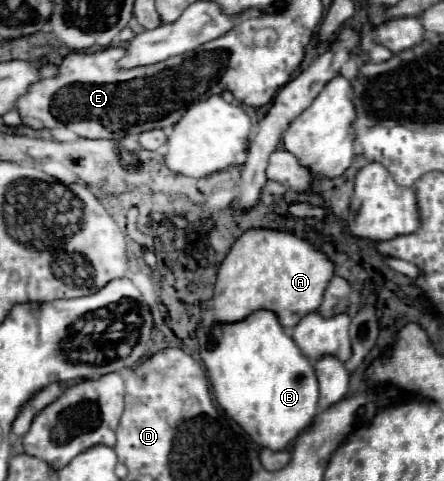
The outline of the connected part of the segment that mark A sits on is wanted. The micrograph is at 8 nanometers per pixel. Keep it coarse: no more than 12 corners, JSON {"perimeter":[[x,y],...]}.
{"perimeter":[[248,229],[218,269],[212,315],[270,309],[294,327],[334,267],[308,239]]}

